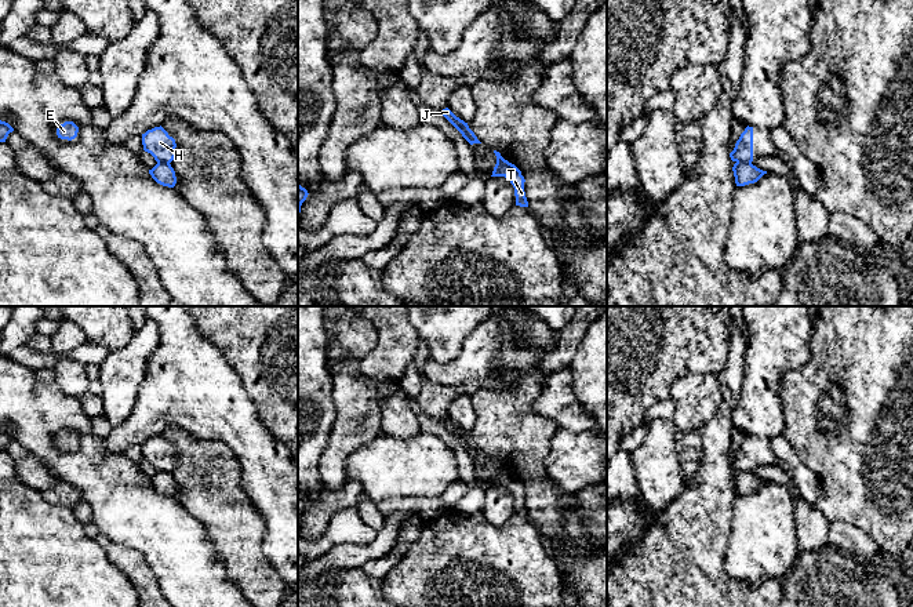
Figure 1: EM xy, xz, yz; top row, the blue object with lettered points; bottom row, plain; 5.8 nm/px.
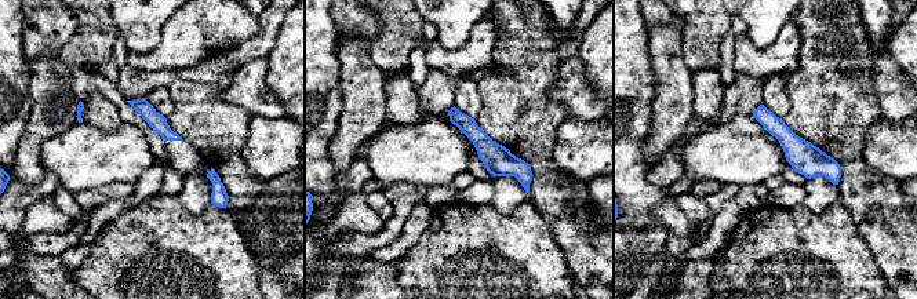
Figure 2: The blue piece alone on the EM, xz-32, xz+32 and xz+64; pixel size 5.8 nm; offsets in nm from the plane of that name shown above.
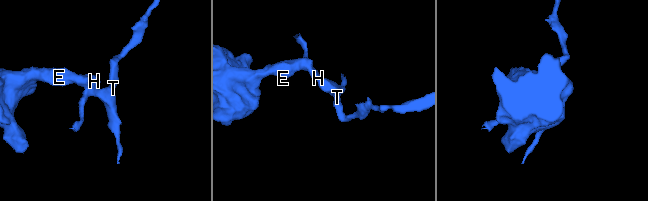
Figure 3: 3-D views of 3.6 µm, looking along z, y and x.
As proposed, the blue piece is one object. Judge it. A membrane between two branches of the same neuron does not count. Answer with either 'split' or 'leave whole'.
split

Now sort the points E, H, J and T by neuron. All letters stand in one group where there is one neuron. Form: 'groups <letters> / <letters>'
groups E H J / T

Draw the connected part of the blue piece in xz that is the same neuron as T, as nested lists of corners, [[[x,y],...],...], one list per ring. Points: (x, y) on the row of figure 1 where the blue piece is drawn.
[[[494,150],[494,153],[496,156],[496,164],[491,177],[505,177],[506,179],[509,179],[514,188],[516,206],[528,207],[524,192],[525,179],[521,175],[521,171],[514,164],[505,160],[499,152]]]

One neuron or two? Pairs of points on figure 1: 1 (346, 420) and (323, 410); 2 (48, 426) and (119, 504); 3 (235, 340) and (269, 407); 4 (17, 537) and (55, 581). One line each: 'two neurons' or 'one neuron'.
1: two neurons
2: one neuron
3: one neuron
4: one neuron

